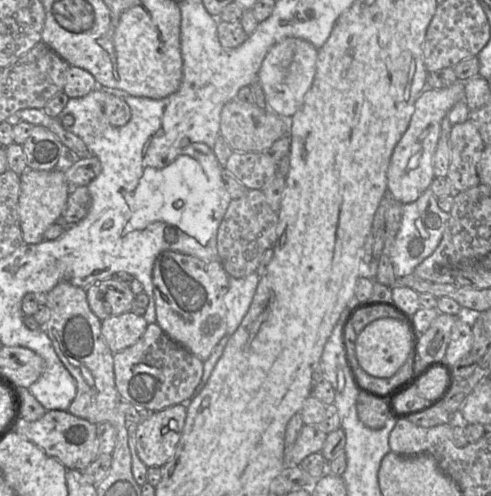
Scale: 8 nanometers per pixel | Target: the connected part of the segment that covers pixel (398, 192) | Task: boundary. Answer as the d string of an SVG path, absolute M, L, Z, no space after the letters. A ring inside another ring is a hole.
M465 81L452 83L439 89L426 88L414 103L414 112L409 125L395 145L387 170L388 193L403 205L416 201L429 189L435 178L433 159L440 137L441 122L459 100L464 100Z

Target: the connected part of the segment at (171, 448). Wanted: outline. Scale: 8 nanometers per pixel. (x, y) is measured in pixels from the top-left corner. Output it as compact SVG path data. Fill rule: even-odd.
M187 404L153 412L135 427L139 459L148 467L160 467L175 455L187 416Z

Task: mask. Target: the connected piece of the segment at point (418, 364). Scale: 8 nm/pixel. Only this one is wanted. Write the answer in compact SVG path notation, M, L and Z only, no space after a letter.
M438 314L430 327L423 334L416 336L413 355L415 372L430 363L444 359L457 317L451 314Z

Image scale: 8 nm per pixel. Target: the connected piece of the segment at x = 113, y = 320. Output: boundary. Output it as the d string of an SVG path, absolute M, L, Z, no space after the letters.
M133 311L108 317L101 321L102 336L114 354L134 345L144 334L148 325L143 315Z

